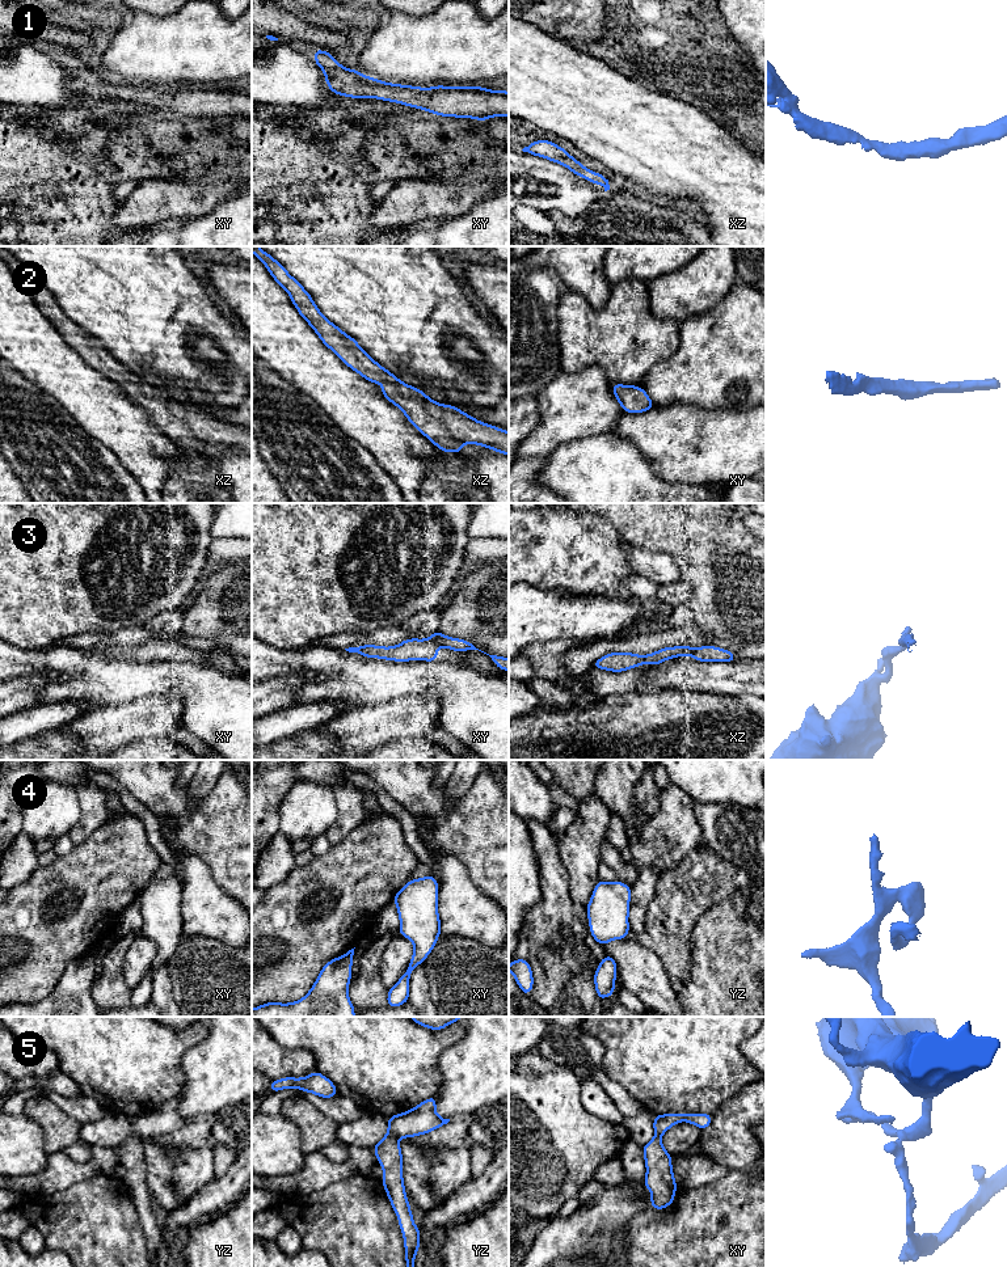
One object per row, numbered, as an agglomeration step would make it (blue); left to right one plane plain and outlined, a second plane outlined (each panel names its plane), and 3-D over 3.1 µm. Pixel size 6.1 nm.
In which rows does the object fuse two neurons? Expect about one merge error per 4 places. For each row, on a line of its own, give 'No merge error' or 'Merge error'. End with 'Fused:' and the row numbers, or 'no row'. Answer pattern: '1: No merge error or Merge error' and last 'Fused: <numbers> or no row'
1: No merge error
2: No merge error
3: Merge error
4: No merge error
5: Merge error
Fused: 3, 5

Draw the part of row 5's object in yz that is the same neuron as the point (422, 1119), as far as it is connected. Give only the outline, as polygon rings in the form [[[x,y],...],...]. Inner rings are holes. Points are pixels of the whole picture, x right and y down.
[[[431,1097],[406,1112],[391,1116],[387,1120],[388,1132],[396,1137],[410,1139],[447,1124],[450,1119],[443,1119],[435,1112],[437,1101],[437,1097]]]

